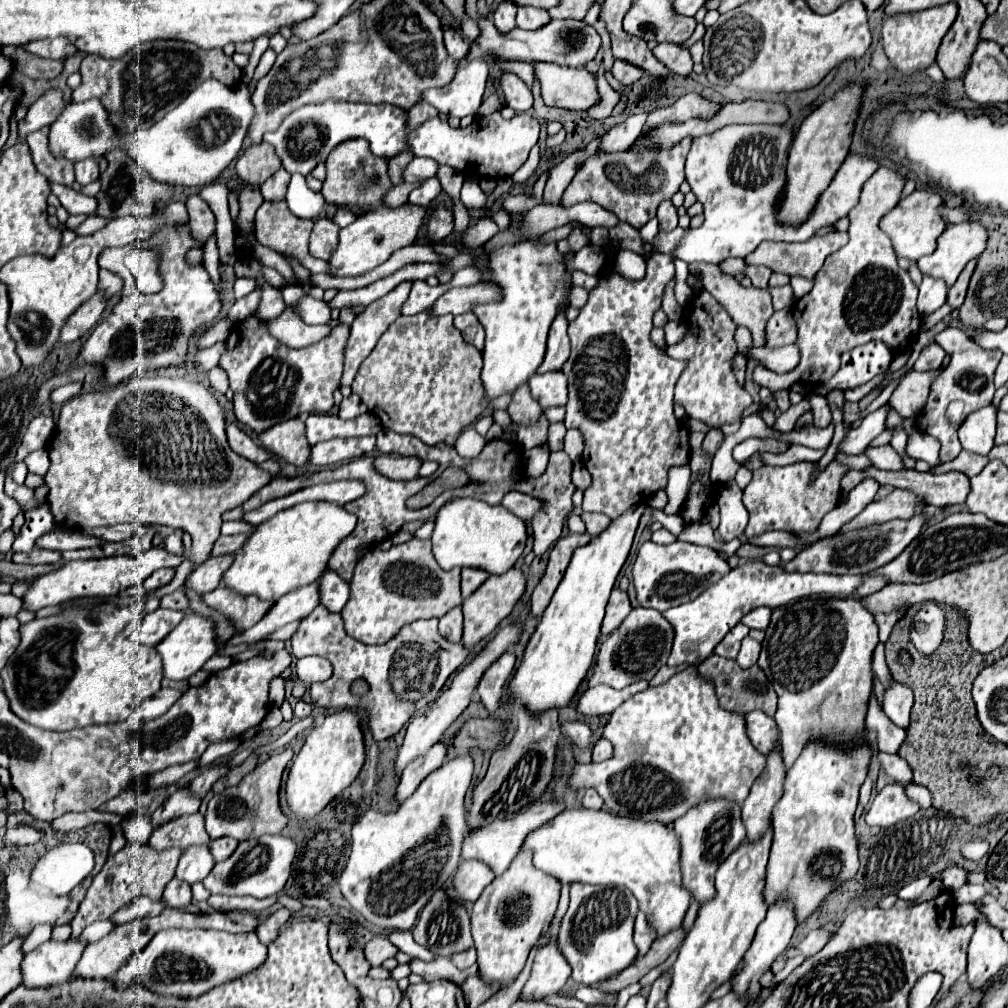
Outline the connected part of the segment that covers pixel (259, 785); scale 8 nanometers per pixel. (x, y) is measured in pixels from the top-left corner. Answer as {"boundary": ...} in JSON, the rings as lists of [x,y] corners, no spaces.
{"boundary":[[[286,748],[282,754],[274,754],[266,762],[258,764],[250,774],[244,776],[244,780],[238,786],[226,788],[224,792],[214,794],[206,810],[208,836],[212,840],[230,836],[238,842],[244,842],[250,838],[260,838],[264,834],[280,834],[290,822],[280,810],[280,780],[292,756],[294,756],[292,748]]]}

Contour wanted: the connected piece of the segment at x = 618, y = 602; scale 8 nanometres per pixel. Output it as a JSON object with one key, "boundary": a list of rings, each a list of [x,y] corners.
{"boundary":[[[614,588],[608,600],[608,606],[606,606],[604,622],[602,622],[602,636],[608,636],[610,632],[614,632],[622,624],[622,620],[628,616],[630,610],[632,606],[628,600],[628,594],[622,592],[620,588]]]}

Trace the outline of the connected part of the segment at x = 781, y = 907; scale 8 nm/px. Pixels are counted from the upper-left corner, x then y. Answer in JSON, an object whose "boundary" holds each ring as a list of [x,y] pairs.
{"boundary":[[[788,898],[776,900],[774,904],[768,906],[768,914],[766,914],[764,922],[758,926],[756,936],[754,936],[754,942],[752,942],[752,946],[748,948],[746,956],[744,956],[746,966],[744,966],[744,970],[734,978],[734,992],[736,992],[738,996],[750,996],[750,1004],[752,1004],[754,1000],[758,1000],[758,996],[760,996],[758,978],[760,978],[766,970],[770,970],[770,964],[788,948],[788,942],[790,942],[790,938],[792,938],[792,934],[794,934],[794,930],[796,930],[796,926],[798,926],[796,922],[798,922],[798,920],[796,920],[796,914],[794,914],[794,904],[792,904]]]}

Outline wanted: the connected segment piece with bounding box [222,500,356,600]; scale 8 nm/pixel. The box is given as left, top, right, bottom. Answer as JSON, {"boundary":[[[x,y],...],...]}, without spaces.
{"boundary":[[[326,500],[304,502],[282,510],[256,526],[244,548],[236,554],[234,564],[226,570],[222,586],[240,594],[256,594],[262,600],[278,600],[292,592],[292,588],[316,582],[324,574],[336,546],[354,530],[354,526],[354,514]]]}

